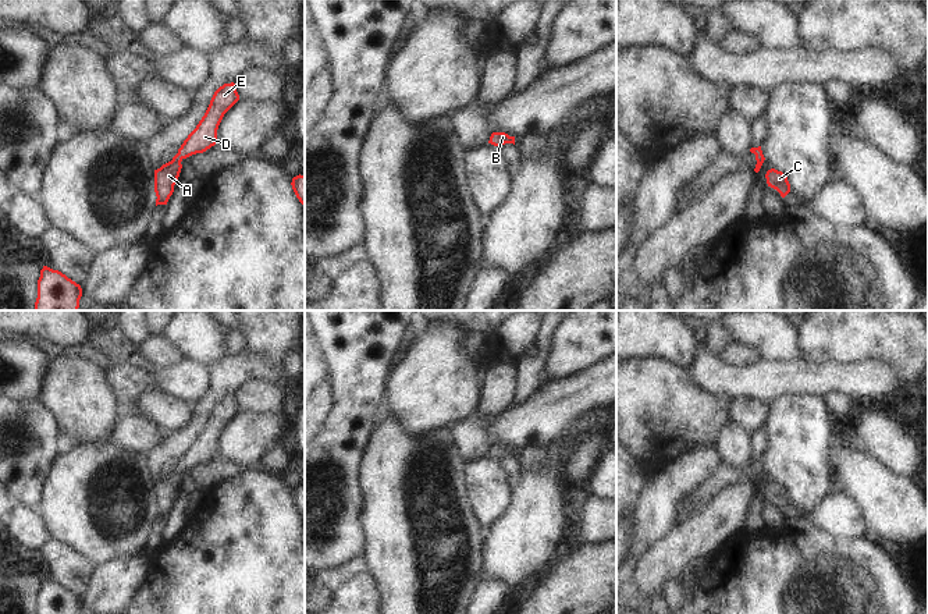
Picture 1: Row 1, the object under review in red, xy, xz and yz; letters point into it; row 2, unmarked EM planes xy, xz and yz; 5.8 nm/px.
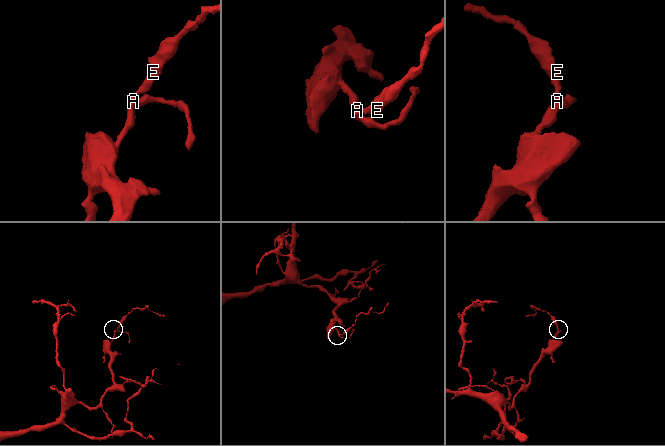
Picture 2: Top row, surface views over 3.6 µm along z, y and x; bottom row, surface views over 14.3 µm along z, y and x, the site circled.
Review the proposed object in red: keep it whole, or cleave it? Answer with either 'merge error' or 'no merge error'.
no merge error

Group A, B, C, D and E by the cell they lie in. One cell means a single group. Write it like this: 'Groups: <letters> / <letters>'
Groups: A B C D E

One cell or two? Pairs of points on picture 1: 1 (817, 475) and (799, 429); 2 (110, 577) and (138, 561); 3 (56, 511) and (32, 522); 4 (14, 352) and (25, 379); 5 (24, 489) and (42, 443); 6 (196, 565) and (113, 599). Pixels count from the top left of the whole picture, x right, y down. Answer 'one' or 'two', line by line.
1: one
2: one
3: two
4: one
5: one
6: two

